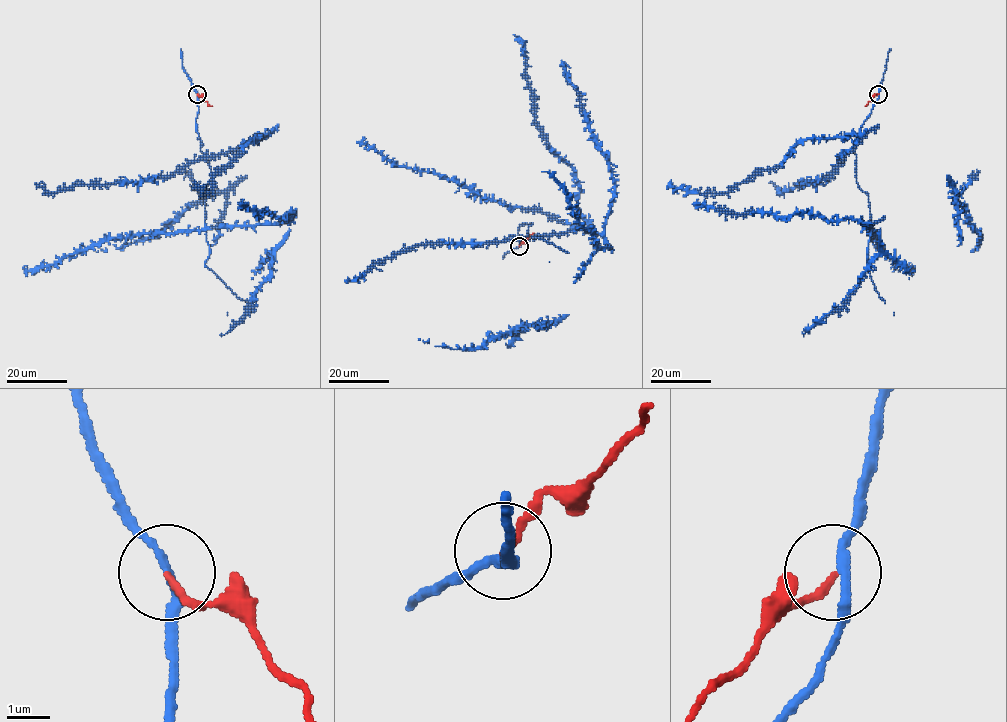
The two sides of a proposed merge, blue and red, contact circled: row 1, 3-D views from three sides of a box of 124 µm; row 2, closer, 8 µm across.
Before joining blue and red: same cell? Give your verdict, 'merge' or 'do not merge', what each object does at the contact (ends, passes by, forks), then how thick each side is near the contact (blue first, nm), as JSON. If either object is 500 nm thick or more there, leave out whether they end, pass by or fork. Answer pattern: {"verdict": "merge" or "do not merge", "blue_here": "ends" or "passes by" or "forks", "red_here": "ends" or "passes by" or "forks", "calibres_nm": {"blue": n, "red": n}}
{"verdict": "do not merge", "blue_here": "passes by", "red_here": "ends", "calibres_nm": {"blue": 200, "red": 160}}

